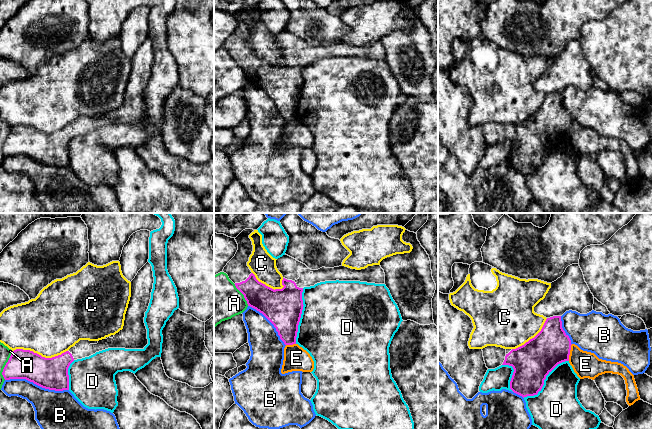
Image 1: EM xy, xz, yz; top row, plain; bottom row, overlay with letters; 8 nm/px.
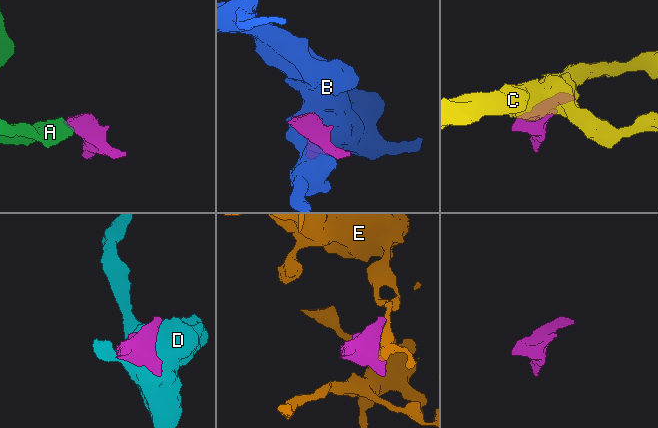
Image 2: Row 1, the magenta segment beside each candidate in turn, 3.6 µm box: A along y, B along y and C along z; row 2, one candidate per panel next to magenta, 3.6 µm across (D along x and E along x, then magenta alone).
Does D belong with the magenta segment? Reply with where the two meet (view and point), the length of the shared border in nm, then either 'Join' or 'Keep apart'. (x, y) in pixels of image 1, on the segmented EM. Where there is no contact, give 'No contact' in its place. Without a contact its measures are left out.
Touches magenta at yz (543, 381). Shared border 480 nm. Keep apart

